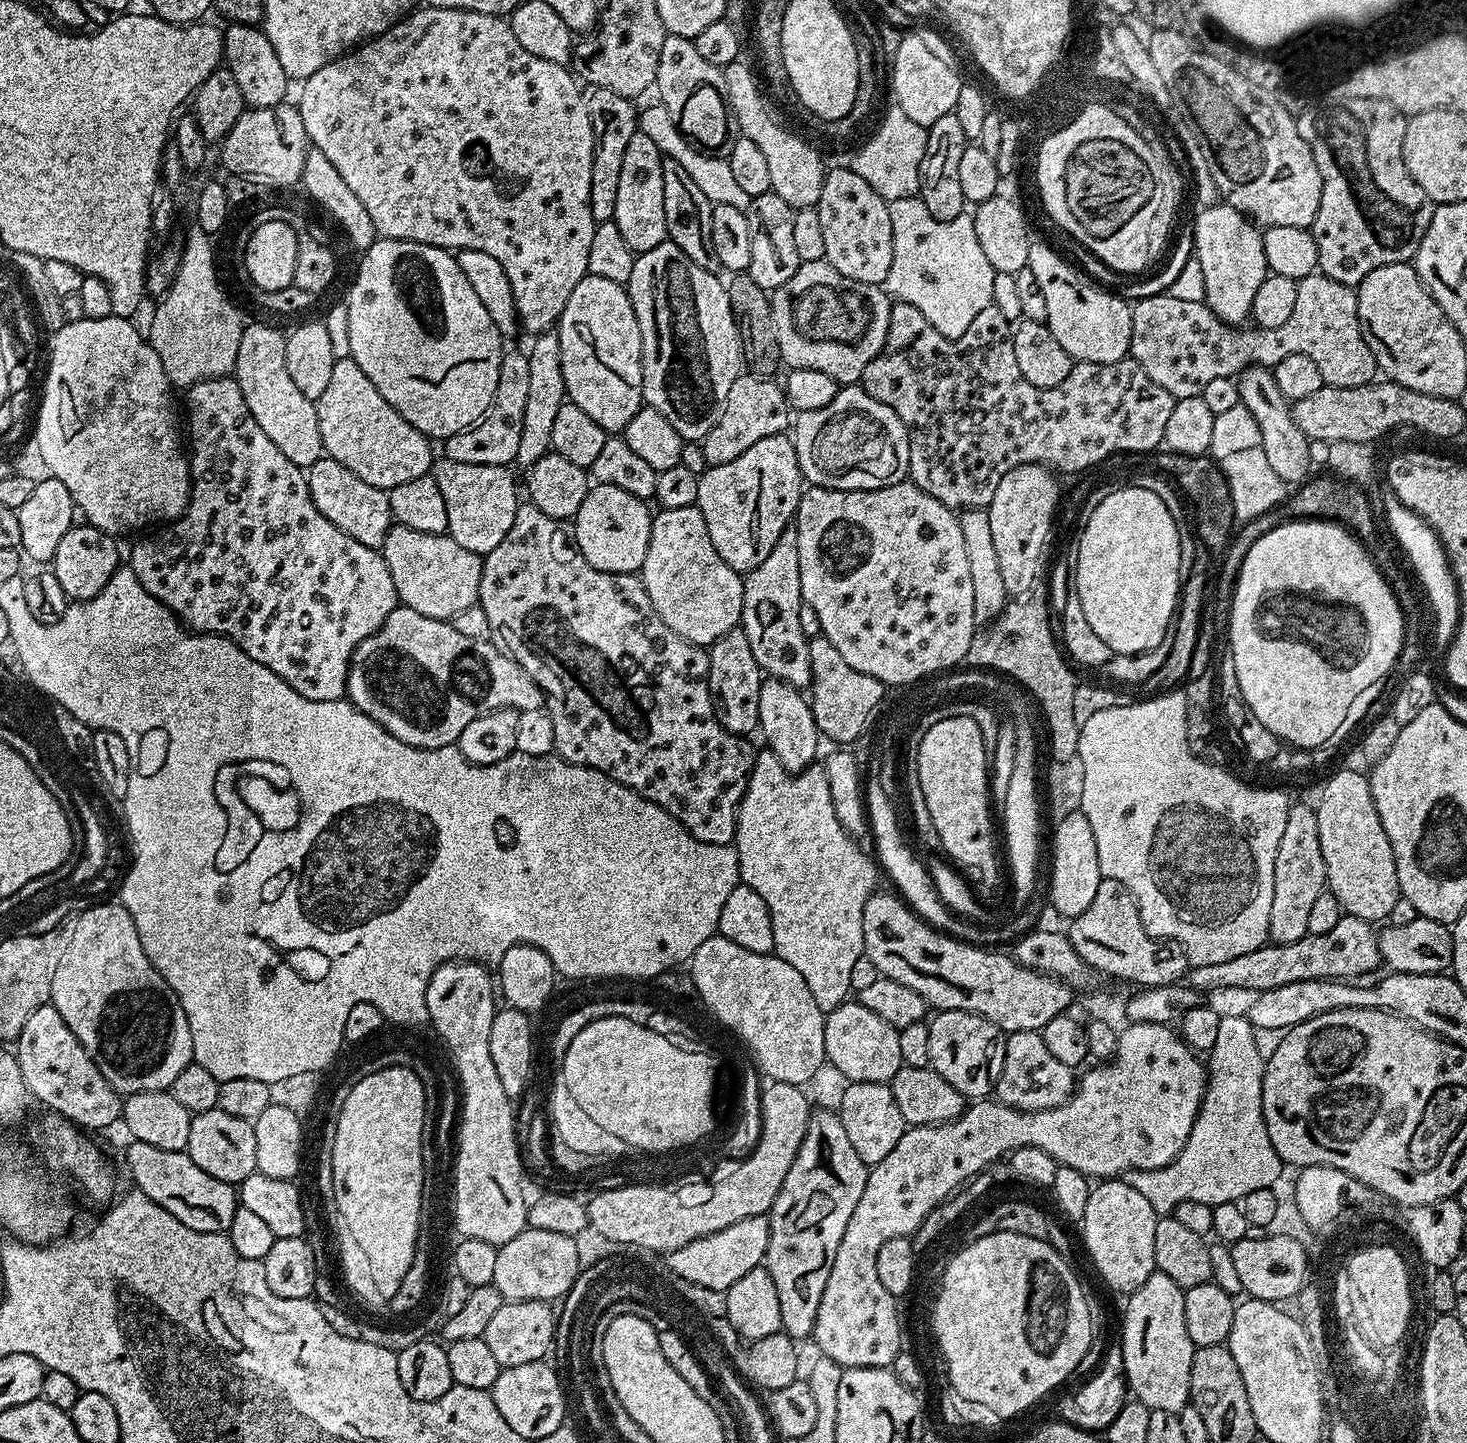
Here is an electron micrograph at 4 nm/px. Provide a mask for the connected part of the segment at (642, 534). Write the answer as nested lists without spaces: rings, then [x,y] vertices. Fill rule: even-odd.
[[[596,484],[589,487],[574,517],[574,543],[586,562],[603,572],[639,573],[650,546],[653,513],[648,512],[648,507],[645,501],[639,500],[634,494],[618,490],[618,486]]]

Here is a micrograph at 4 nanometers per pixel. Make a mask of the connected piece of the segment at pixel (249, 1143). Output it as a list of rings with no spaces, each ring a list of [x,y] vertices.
[[[220,1109],[195,1113],[190,1126],[190,1138],[187,1139],[187,1154],[196,1166],[211,1177],[233,1186],[239,1185],[256,1171],[257,1142],[252,1125],[251,1121],[233,1118]]]

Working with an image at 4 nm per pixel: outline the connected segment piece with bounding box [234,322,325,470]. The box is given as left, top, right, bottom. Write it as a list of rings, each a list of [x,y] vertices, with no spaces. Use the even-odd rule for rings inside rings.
[[[245,323],[242,330],[242,338],[238,342],[238,358],[234,369],[234,378],[238,382],[238,386],[242,390],[242,398],[246,398],[246,406],[250,406],[250,414],[254,418],[254,422],[258,422],[258,426],[262,426],[262,434],[266,434],[266,438],[270,438],[270,442],[274,442],[274,446],[278,446],[278,450],[282,450],[282,454],[286,454],[286,458],[290,458],[290,462],[294,462],[294,466],[309,470],[318,460],[325,455],[324,443],[322,442],[322,434],[318,430],[318,414],[316,413],[316,405],[313,401],[306,398],[306,394],[302,394],[302,390],[298,390],[298,386],[294,386],[294,381],[290,379],[290,374],[286,370],[286,336],[282,331],[271,328],[268,324],[251,324]]]

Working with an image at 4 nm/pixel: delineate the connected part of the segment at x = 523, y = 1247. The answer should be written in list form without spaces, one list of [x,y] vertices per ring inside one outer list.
[[[525,1227],[524,1231],[510,1238],[510,1242],[497,1247],[491,1284],[504,1295],[505,1301],[559,1301],[572,1291],[572,1286],[582,1271],[580,1248],[576,1243],[573,1237],[554,1234],[554,1230]]]

